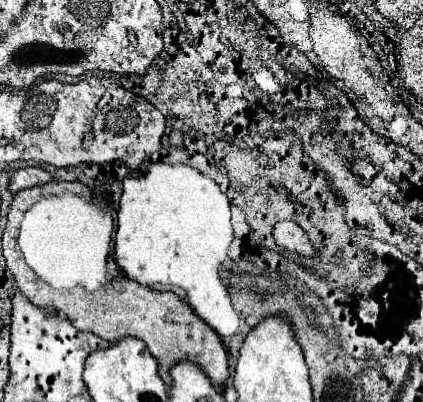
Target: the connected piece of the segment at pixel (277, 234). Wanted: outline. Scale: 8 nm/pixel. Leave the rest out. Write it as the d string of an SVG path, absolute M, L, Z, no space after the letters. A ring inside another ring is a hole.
M284 220L284 222L278 222L274 226L274 238L278 242L280 248L286 248L286 250L296 250L298 254L304 254L304 256L314 256L316 250L312 248L306 232L302 228L298 228L294 222L290 220Z

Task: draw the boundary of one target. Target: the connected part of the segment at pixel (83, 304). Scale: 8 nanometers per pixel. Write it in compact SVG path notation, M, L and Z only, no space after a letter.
M8 210L8 222L6 222L6 228L2 234L4 258L6 258L8 270L14 274L14 280L16 280L20 292L32 304L62 312L68 316L68 320L78 330L94 332L96 336L100 336L108 342L116 342L124 336L140 338L142 342L146 342L150 354L158 360L158 374L166 386L172 384L168 370L180 360L192 360L198 366L202 366L202 370L206 370L206 374L210 376L214 386L222 386L226 382L228 356L226 356L226 350L224 350L220 338L176 294L158 292L158 290L140 286L138 282L128 280L116 264L110 264L112 286L108 286L108 294L104 294L102 290L96 290L96 294L80 294L80 298L76 298L76 294L72 294L72 298L68 298L68 294L52 294L52 290L48 290L48 286L44 286L44 282L40 282L40 278L36 278L36 274L32 274L32 270L24 270L24 258L20 258L20 250L16 250L16 226L20 226L20 218L14 216L14 220L12 220L10 210Z

